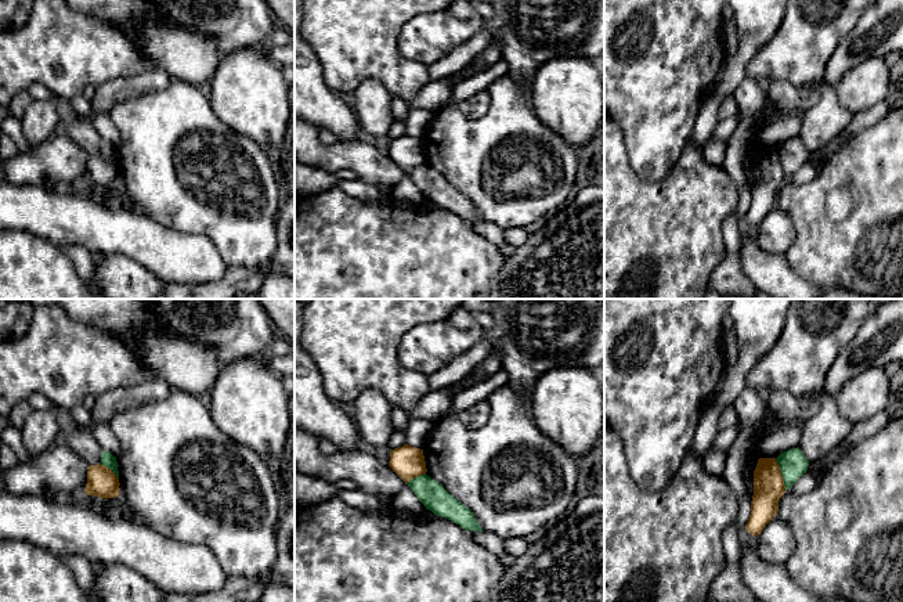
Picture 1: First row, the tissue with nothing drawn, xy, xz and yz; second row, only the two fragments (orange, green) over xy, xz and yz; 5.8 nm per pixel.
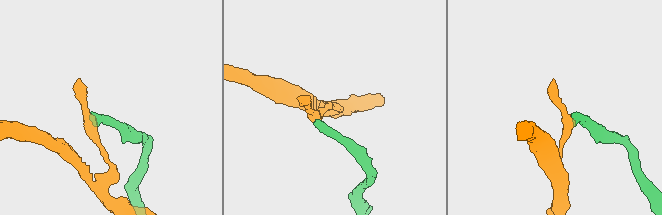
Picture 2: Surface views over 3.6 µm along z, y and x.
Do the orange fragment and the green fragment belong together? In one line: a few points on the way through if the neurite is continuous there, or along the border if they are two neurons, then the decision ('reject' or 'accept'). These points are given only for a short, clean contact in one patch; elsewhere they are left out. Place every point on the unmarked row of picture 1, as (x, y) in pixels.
border along yz (775, 148), (786, 179); reject

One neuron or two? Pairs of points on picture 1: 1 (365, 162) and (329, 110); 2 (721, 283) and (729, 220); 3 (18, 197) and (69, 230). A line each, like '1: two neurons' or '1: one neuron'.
1: two neurons
2: one neuron
3: one neuron

